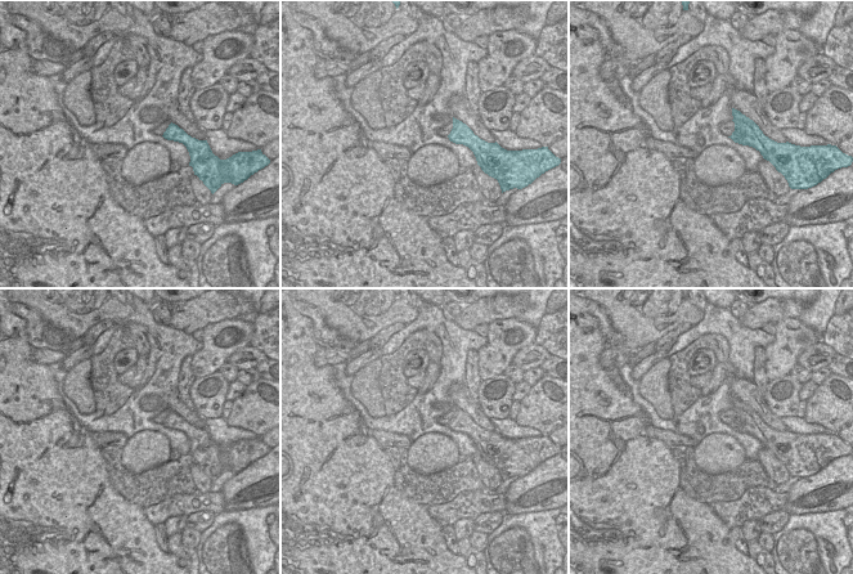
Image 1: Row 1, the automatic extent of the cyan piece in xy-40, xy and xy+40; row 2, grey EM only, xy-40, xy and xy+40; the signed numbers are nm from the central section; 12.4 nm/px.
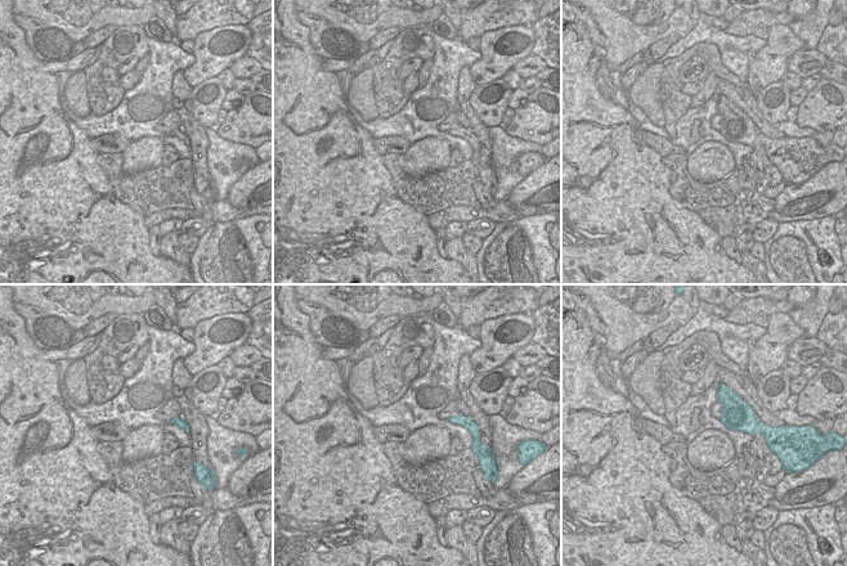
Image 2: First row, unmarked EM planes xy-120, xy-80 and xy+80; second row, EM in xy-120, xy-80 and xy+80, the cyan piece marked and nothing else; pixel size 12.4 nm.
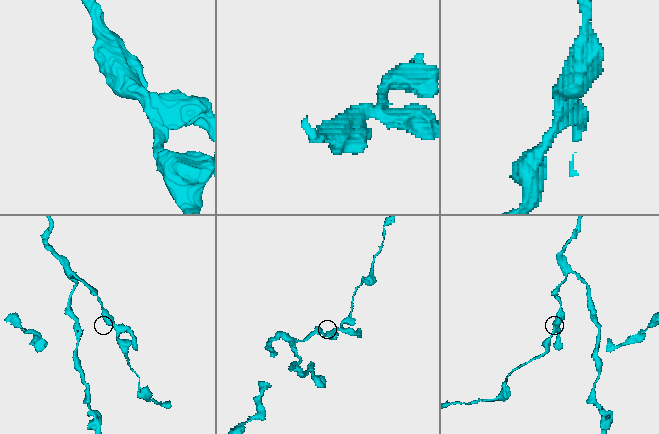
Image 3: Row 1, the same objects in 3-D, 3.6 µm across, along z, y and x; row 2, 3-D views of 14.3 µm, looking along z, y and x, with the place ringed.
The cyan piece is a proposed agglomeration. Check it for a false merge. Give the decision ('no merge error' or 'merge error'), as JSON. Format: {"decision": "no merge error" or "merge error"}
{"decision": "no merge error"}

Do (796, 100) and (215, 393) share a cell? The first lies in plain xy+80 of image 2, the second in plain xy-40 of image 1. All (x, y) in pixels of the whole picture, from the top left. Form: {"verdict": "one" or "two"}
{"verdict": "two"}

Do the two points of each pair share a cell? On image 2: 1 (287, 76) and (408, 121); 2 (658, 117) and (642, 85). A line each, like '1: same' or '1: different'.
1: different
2: same

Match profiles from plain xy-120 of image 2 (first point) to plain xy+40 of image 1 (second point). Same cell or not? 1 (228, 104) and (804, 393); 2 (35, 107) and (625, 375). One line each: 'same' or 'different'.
1: same
2: different

